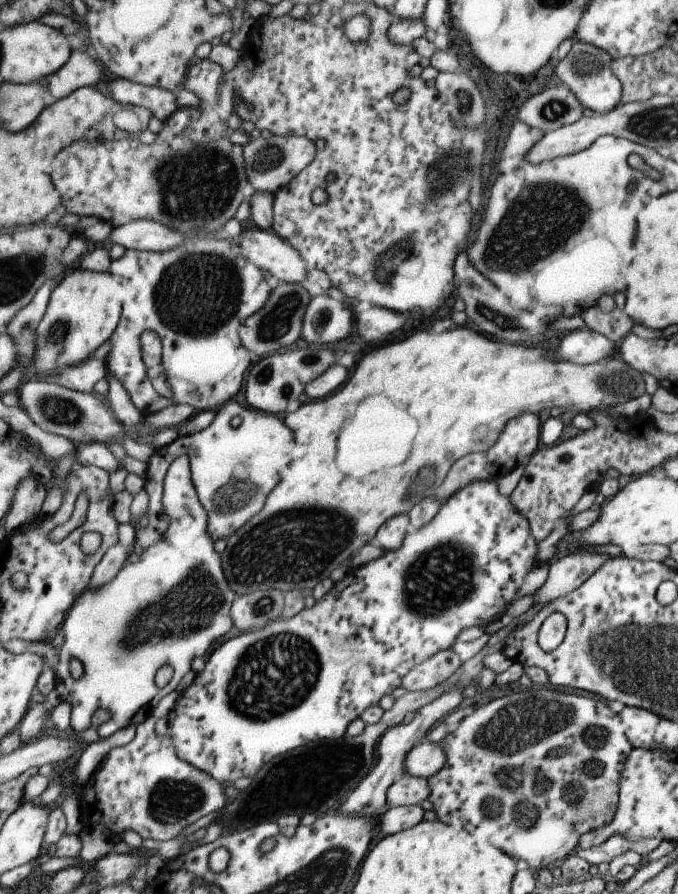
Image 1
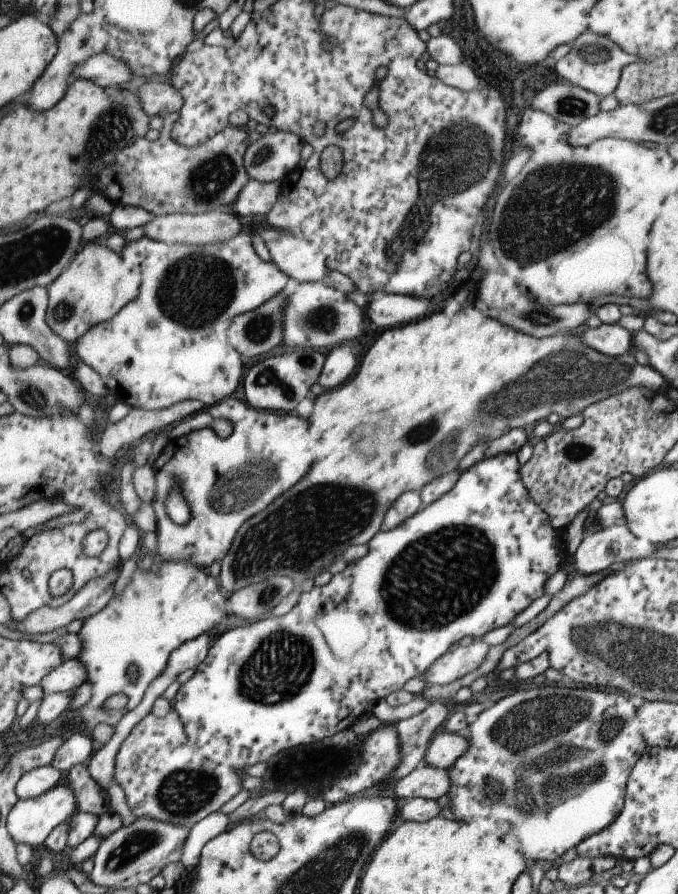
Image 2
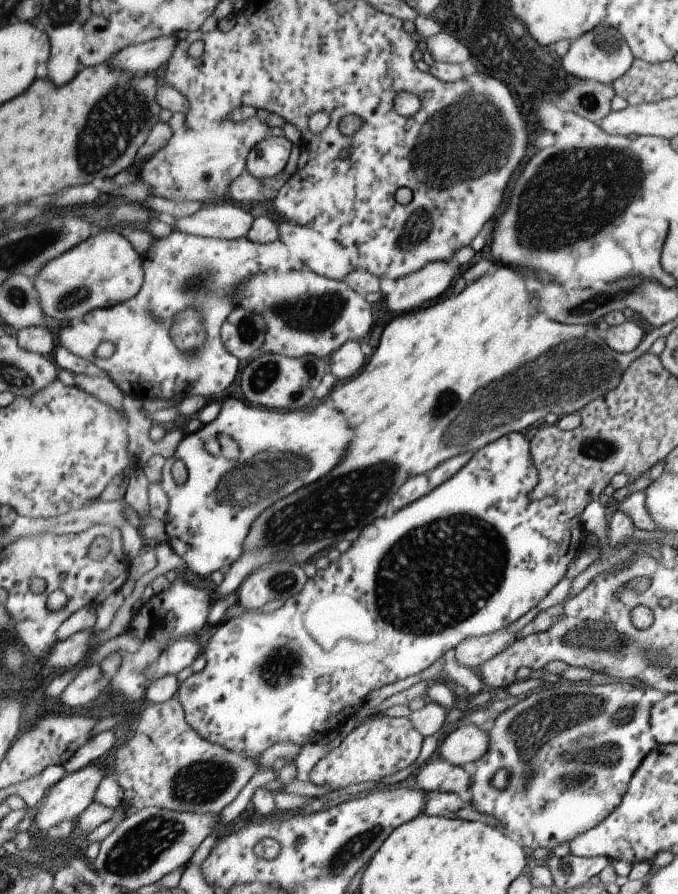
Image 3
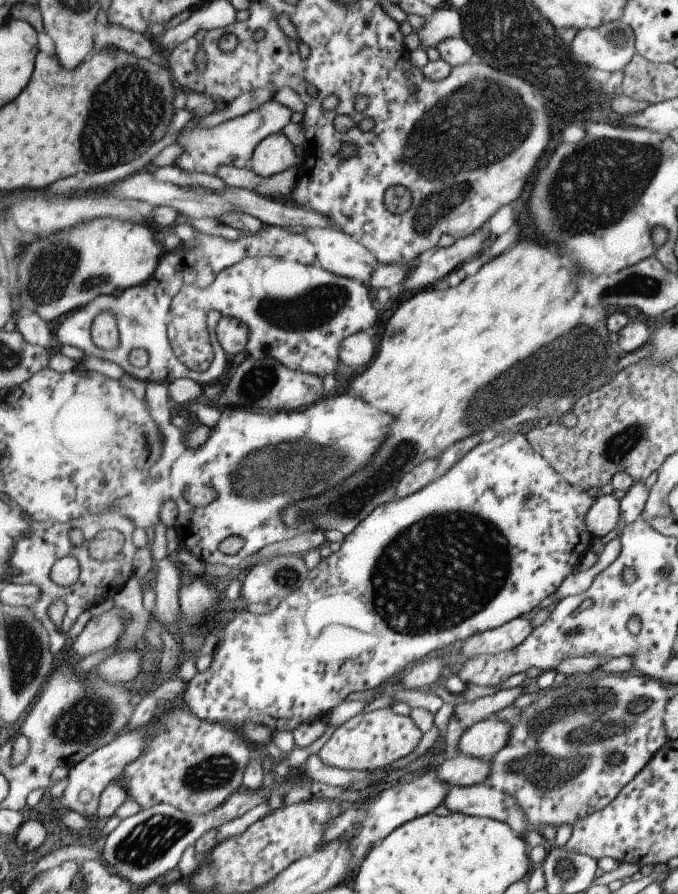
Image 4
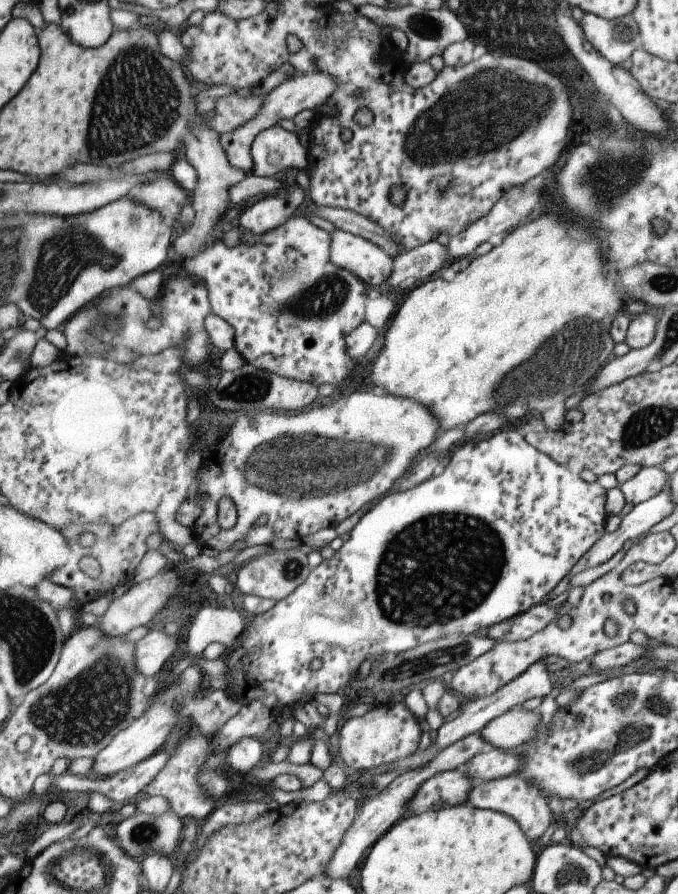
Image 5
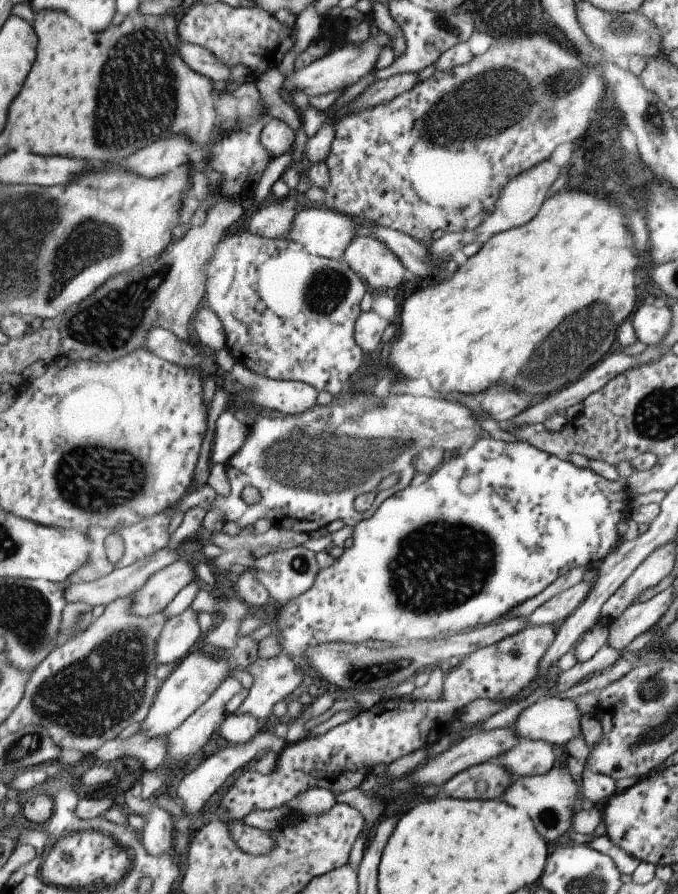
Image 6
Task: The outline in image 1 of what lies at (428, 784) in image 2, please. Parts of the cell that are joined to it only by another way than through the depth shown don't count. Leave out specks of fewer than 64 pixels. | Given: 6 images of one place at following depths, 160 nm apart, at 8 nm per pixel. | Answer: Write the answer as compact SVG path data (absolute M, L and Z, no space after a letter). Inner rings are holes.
M405 773L402 777L397 778L394 785L388 790L388 804L389 807L419 805L429 800L431 793L429 779Z

